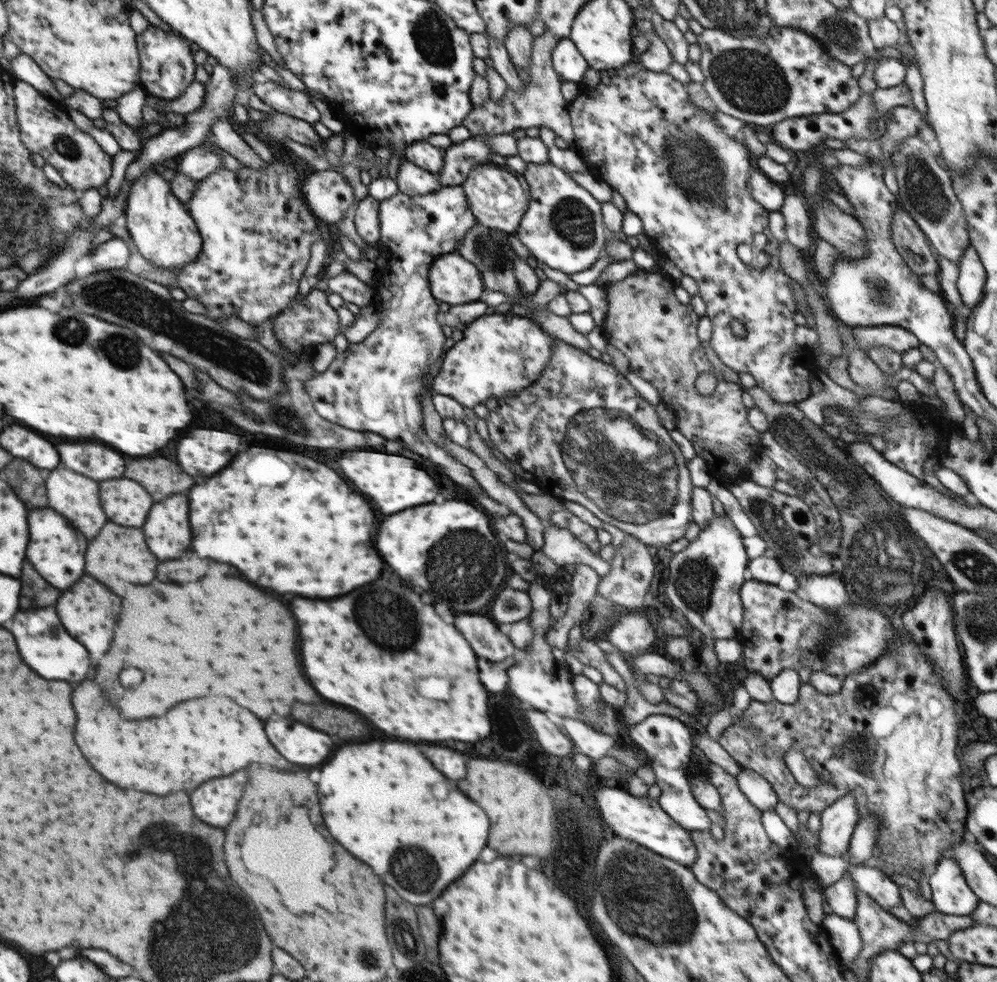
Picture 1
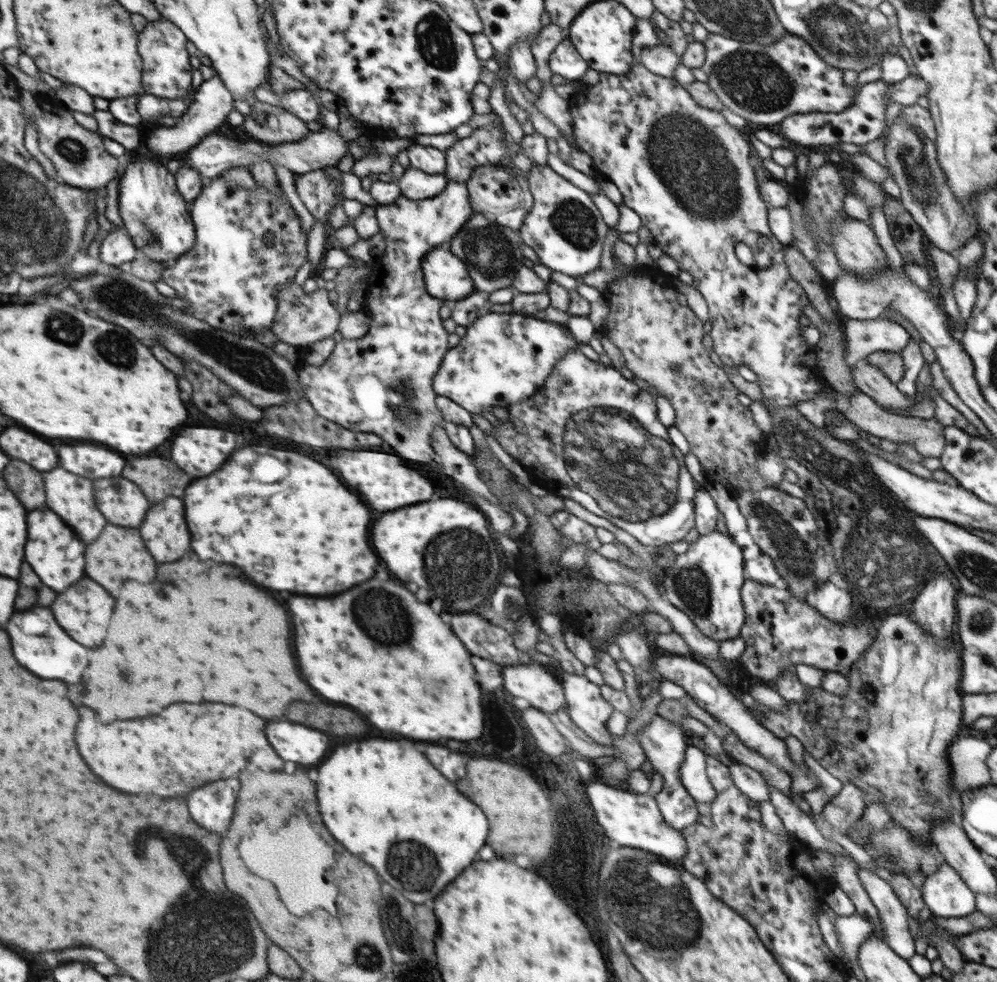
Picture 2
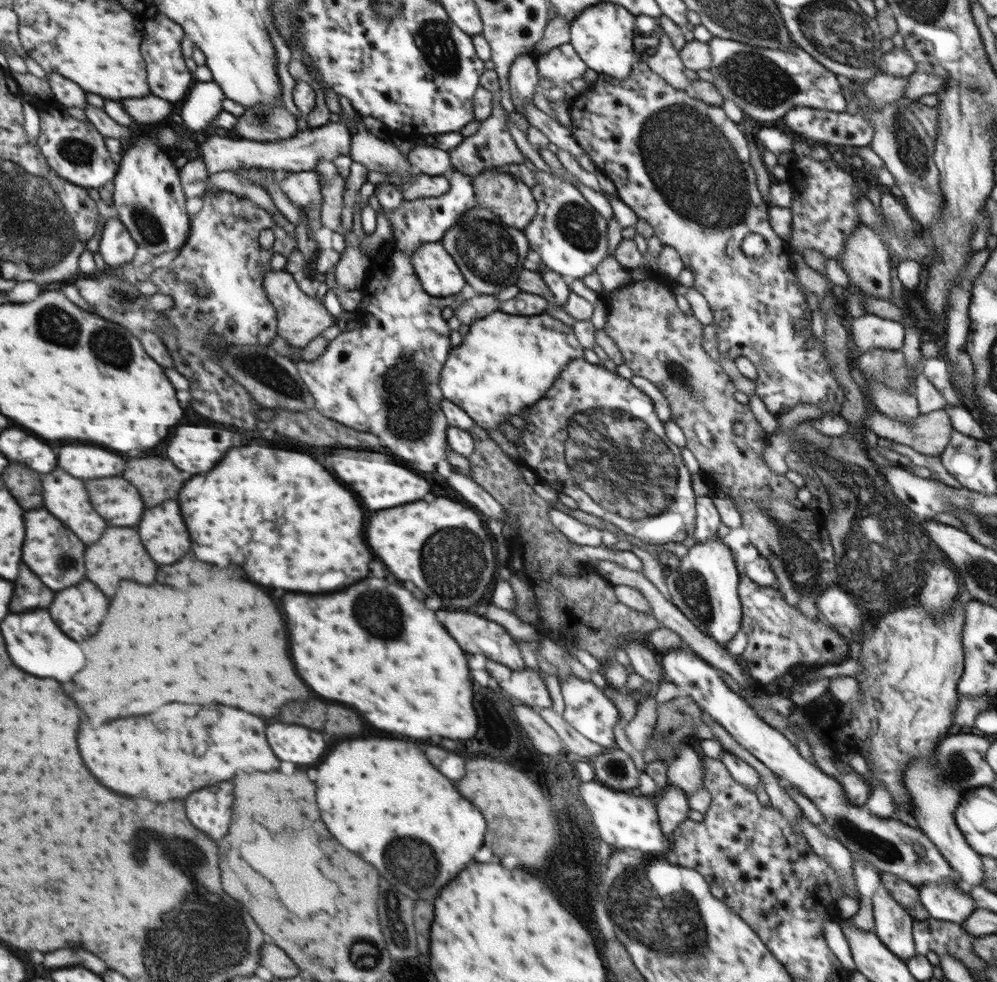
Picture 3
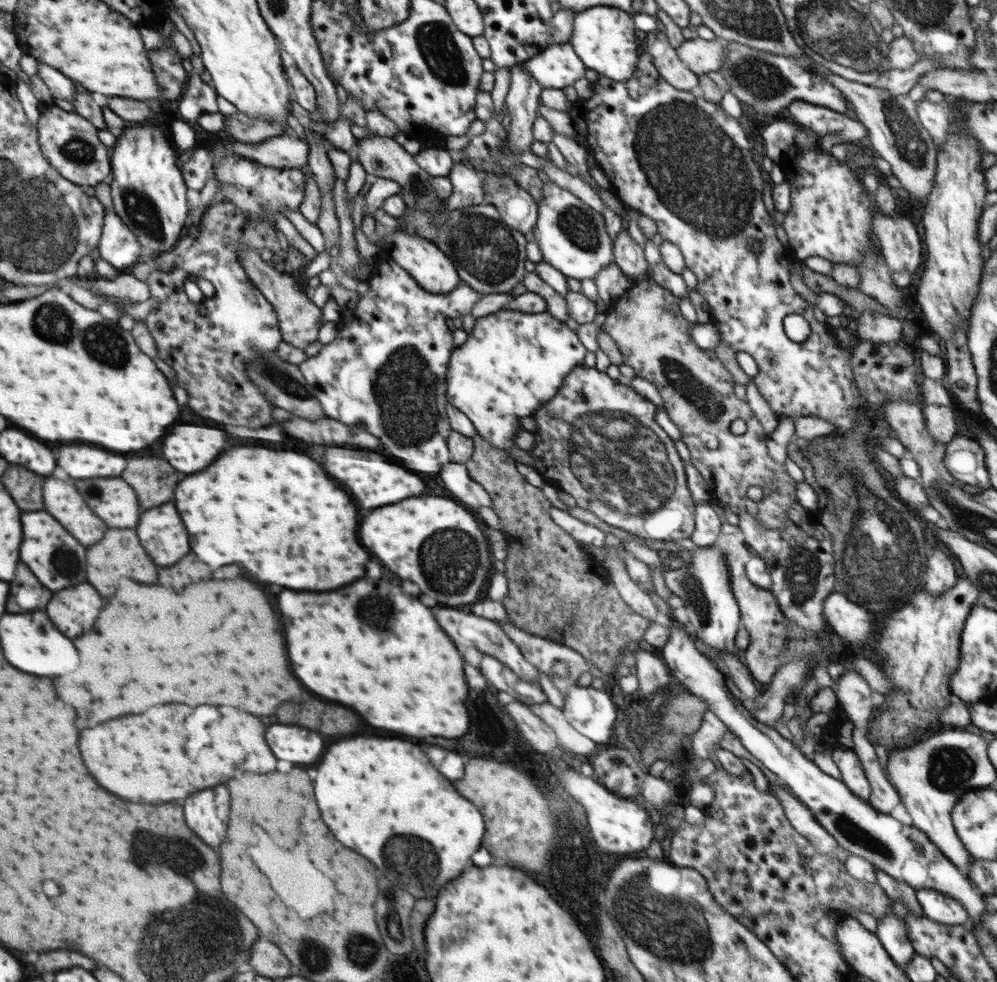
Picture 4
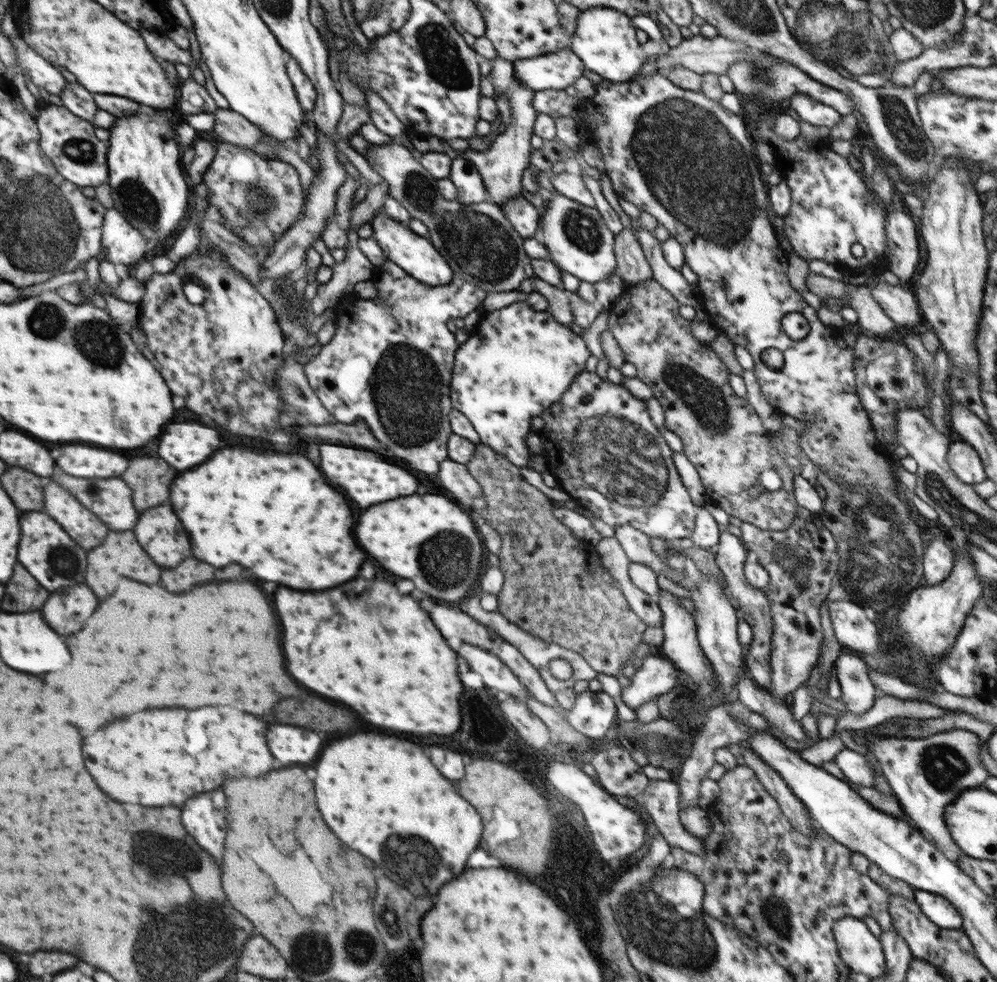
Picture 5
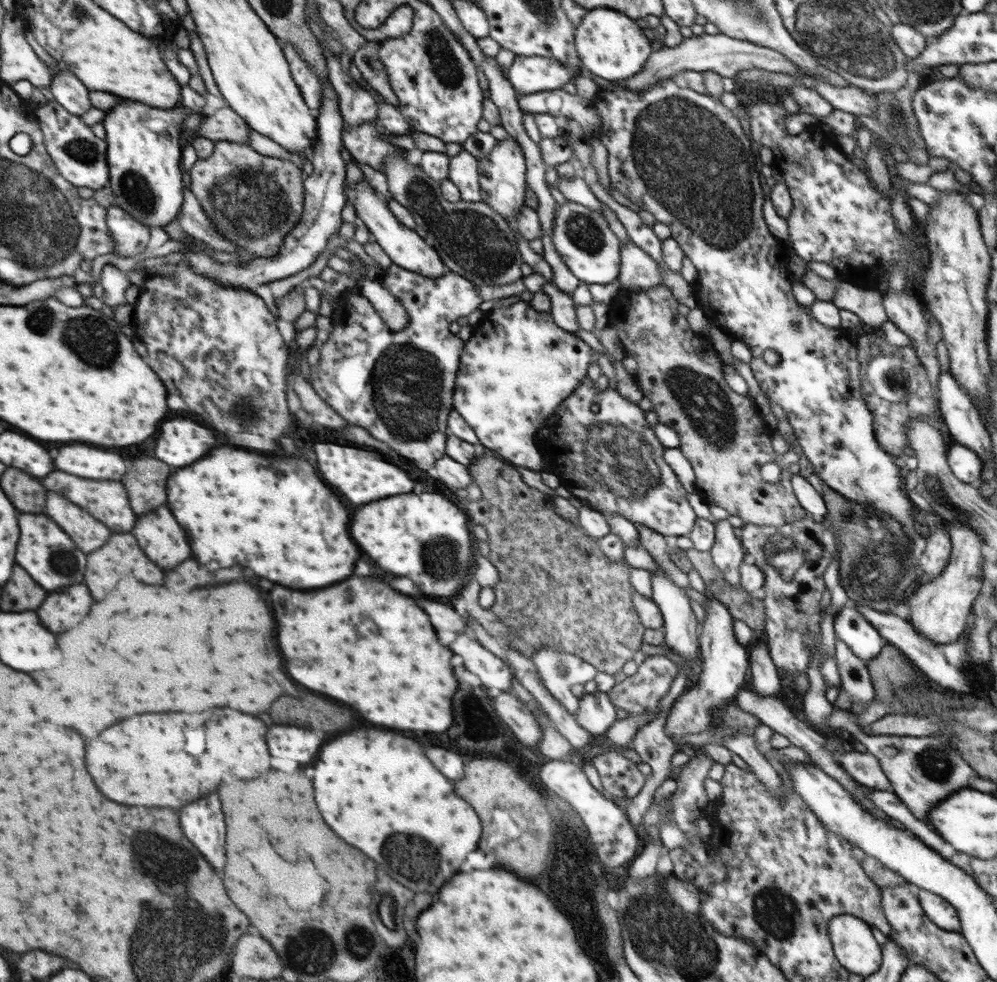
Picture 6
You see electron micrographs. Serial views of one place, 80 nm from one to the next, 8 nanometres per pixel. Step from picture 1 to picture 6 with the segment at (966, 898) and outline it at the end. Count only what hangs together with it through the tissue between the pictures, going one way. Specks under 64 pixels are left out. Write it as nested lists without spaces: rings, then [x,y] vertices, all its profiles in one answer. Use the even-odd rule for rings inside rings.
[[[919,889],[916,891],[925,915],[945,931],[961,932],[961,922],[954,906],[938,894]]]

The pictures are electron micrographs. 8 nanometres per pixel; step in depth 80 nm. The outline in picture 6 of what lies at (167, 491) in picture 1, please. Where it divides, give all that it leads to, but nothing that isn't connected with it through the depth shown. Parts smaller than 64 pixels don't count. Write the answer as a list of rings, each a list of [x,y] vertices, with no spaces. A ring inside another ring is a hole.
[[[144,458],[132,464],[124,474],[122,484],[128,490],[128,498],[136,514],[146,514],[166,502],[166,480],[170,474],[172,468],[156,458]]]

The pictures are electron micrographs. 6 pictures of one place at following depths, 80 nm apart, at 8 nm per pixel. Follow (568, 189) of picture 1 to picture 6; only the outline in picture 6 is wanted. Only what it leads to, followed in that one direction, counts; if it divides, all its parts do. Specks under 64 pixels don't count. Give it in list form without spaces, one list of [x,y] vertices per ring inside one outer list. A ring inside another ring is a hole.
[[[571,201],[558,205],[551,239],[563,263],[572,272],[572,275],[581,282],[588,285],[610,284],[610,282],[618,280],[621,242],[616,234],[610,230],[602,213]]]

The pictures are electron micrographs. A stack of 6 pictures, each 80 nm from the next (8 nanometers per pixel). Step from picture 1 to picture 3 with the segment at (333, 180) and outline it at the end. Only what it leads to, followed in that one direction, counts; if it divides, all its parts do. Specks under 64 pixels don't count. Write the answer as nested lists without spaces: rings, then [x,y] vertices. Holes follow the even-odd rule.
[[[278,171],[274,174],[276,184],[285,192],[292,206],[302,208],[312,203],[322,204],[323,192],[316,172]]]

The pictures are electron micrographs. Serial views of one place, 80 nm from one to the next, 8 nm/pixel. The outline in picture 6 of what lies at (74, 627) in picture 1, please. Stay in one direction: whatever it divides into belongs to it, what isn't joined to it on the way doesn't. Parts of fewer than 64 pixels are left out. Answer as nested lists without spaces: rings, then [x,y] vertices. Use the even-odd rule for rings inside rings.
[[[76,584],[52,592],[38,608],[38,614],[42,614],[42,622],[46,622],[50,630],[62,632],[78,626],[88,614],[90,606],[92,598],[88,588],[84,584]]]

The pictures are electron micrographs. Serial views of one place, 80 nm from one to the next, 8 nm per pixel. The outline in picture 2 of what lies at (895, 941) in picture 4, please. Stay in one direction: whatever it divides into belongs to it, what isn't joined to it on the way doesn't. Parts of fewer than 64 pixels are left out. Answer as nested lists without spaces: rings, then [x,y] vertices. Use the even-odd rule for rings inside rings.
[[[858,868],[857,875],[883,922],[884,940],[898,956],[912,958],[915,955],[915,940],[908,929],[907,909],[898,895],[889,882],[876,872]]]

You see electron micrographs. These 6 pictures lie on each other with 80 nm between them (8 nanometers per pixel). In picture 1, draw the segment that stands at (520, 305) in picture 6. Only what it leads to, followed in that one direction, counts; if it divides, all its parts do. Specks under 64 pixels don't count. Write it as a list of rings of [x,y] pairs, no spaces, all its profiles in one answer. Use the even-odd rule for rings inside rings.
[[[508,313],[482,315],[463,329],[462,339],[446,351],[440,370],[433,380],[433,390],[454,398],[463,406],[474,408],[494,396],[522,393],[544,370],[556,338],[528,317]]]

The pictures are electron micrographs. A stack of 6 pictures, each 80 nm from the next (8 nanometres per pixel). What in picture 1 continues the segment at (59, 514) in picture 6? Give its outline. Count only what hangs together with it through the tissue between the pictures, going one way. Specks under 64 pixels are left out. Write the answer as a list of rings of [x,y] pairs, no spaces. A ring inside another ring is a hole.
[[[58,468],[48,474],[46,488],[48,488],[48,506],[54,510],[62,510],[62,514],[66,514],[66,518],[70,518],[70,522],[74,522],[74,526],[78,526],[78,530],[86,534],[86,538],[94,538],[98,530],[106,524],[106,514],[100,506],[98,496],[98,482],[82,474],[76,474],[68,468]]]

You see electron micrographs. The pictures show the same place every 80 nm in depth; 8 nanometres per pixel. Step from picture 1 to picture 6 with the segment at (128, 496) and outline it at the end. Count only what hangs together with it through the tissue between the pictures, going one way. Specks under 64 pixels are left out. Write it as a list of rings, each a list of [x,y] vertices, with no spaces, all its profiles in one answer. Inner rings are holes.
[[[54,472],[50,474],[50,478],[44,478],[44,486],[52,492],[62,494],[66,498],[70,498],[70,502],[78,502],[78,506],[82,506],[84,510],[90,510],[90,514],[94,514],[94,518],[102,518],[102,522],[106,522],[106,526],[110,526],[112,532],[130,532],[136,524],[136,514],[130,508],[130,500],[128,500],[128,492],[122,486],[122,482],[96,482],[96,480],[86,480],[86,478],[78,478],[72,474],[64,474],[64,472]]]

